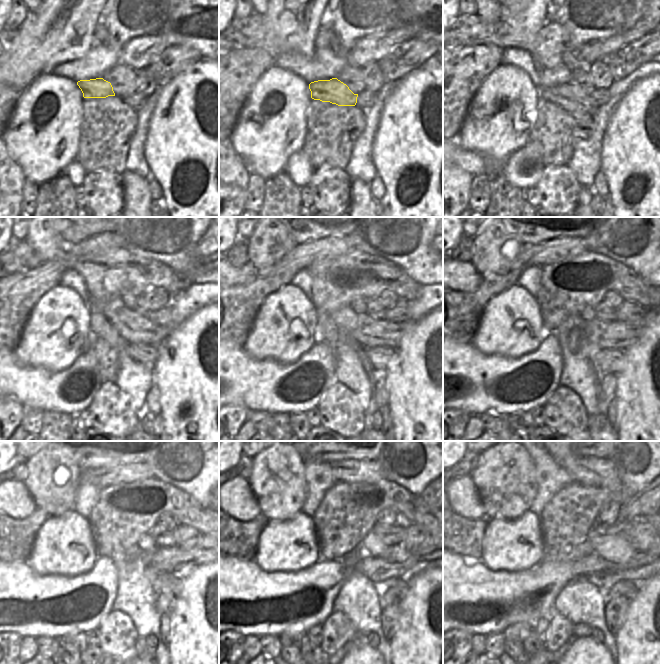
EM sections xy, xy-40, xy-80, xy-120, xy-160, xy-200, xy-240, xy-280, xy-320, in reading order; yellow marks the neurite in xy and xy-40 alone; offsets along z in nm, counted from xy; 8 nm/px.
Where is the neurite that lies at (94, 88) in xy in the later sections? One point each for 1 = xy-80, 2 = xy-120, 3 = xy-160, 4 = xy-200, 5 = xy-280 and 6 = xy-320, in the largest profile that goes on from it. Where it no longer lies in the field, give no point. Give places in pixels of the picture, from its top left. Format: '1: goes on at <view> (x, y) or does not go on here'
1: goes on at xy-80 (570, 97)
2: goes on at xy-120 (134, 328)
3: goes on at xy-160 (369, 332)
4: goes on at xy-200 (619, 334)
5: goes on at xy-280 (422, 554)
6: goes on at xy-320 (646, 518)

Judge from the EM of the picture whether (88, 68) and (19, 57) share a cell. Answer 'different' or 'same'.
different

